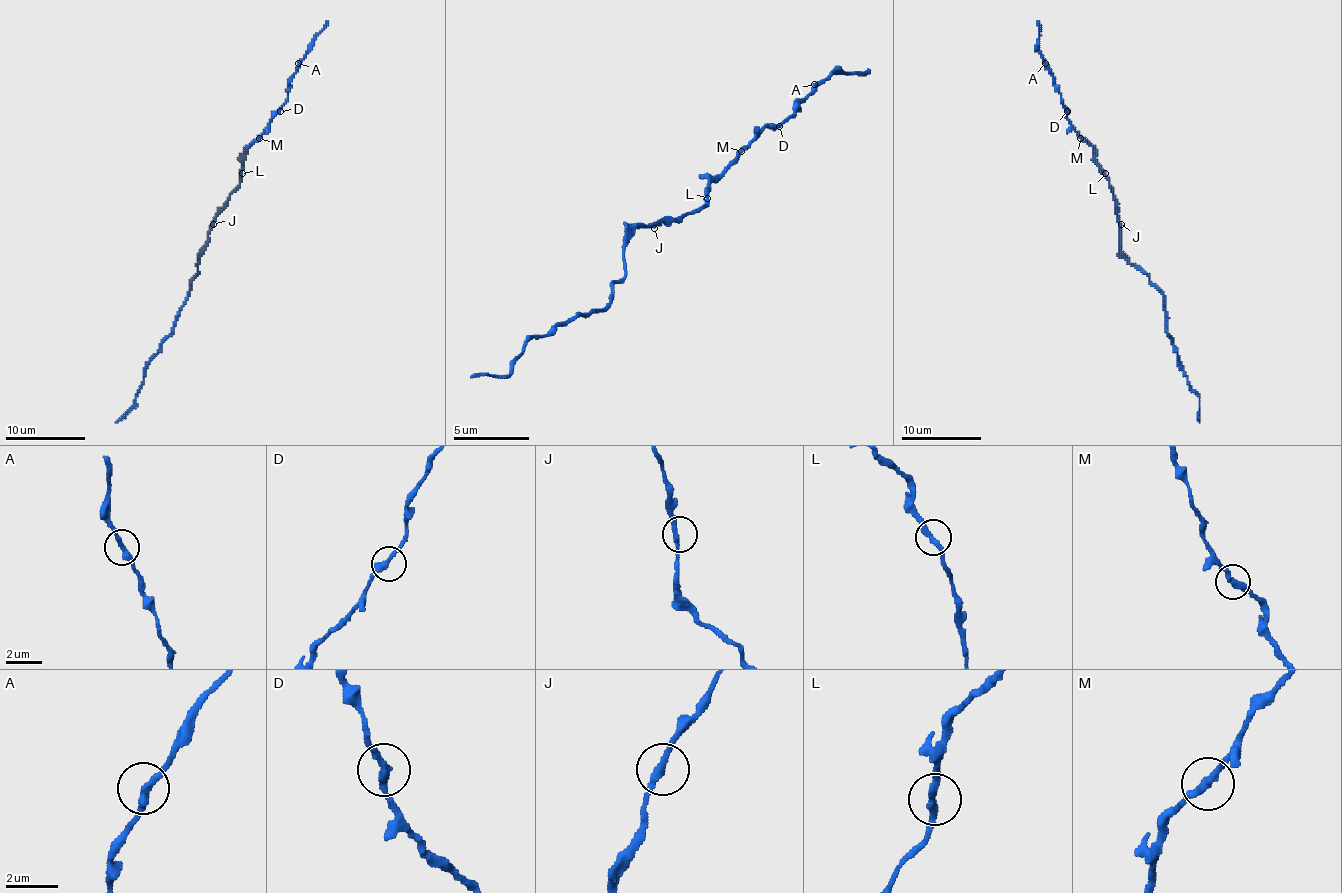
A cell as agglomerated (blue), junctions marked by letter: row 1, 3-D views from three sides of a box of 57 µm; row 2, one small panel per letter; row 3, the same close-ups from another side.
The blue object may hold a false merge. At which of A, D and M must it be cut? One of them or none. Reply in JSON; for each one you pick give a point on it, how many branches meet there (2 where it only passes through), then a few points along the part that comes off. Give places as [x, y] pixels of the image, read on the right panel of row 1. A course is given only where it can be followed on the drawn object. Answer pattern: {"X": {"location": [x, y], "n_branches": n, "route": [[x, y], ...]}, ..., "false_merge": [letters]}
{"false_merge": []}

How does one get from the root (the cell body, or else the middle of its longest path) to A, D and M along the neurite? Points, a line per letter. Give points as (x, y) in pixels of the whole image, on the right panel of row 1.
A: (1119, 222), (1113, 187), (1095, 157), (1095, 149), (1067, 117), (1067, 107), (1055, 77), (1045, 63)
D: (1119, 222), (1113, 187), (1095, 157), (1095, 149), (1075, 129), (1067, 111)
M: (1119, 222), (1113, 187), (1095, 157), (1095, 149), (1081, 137)

